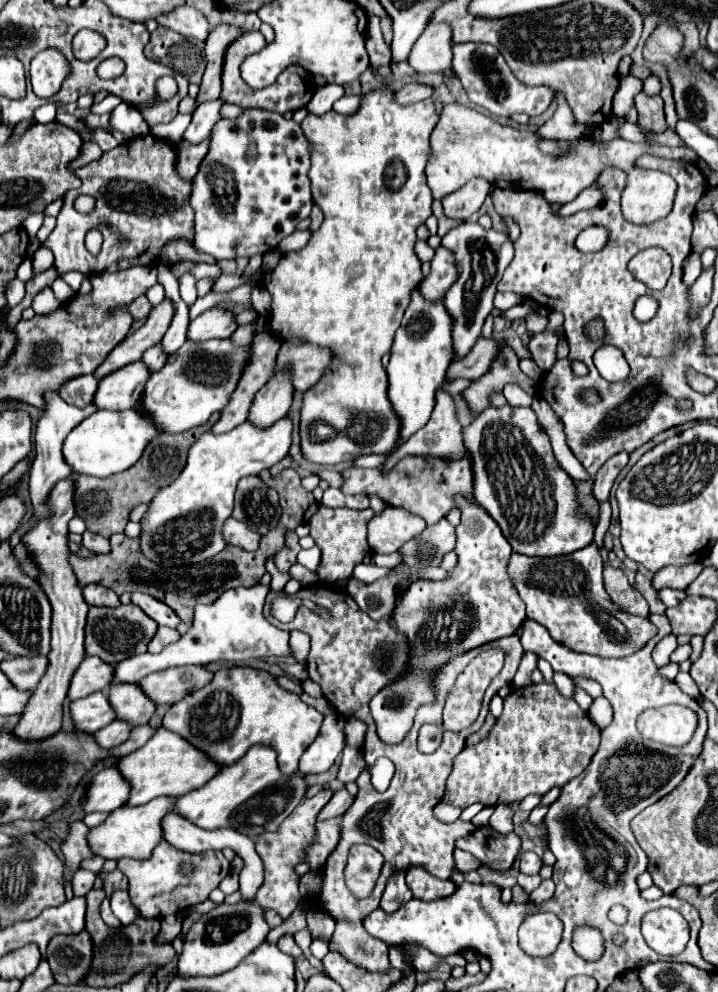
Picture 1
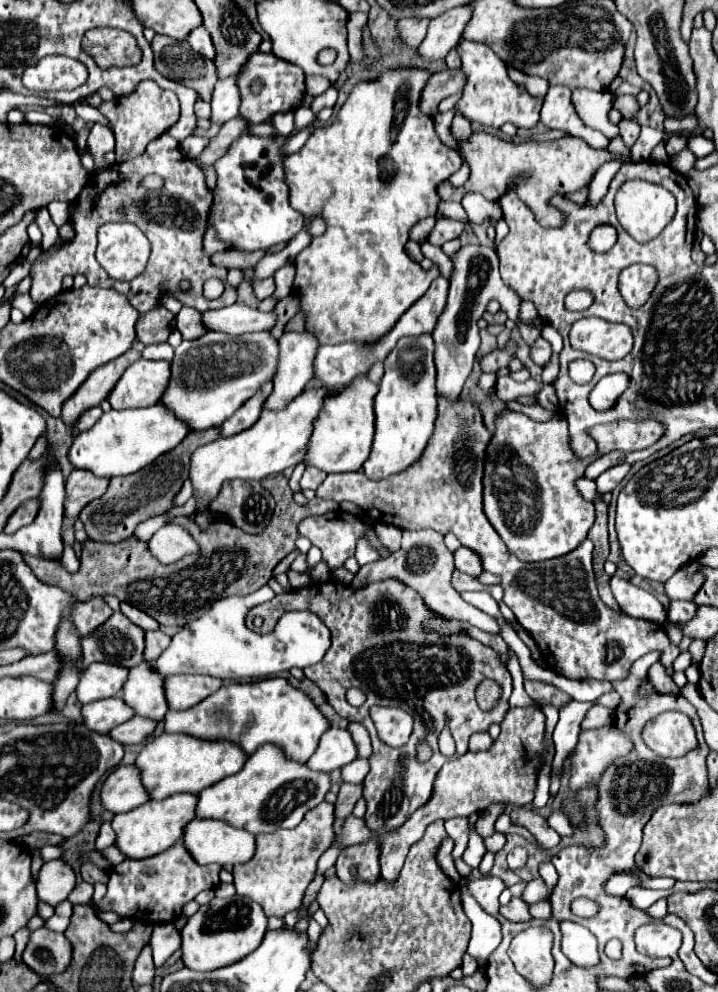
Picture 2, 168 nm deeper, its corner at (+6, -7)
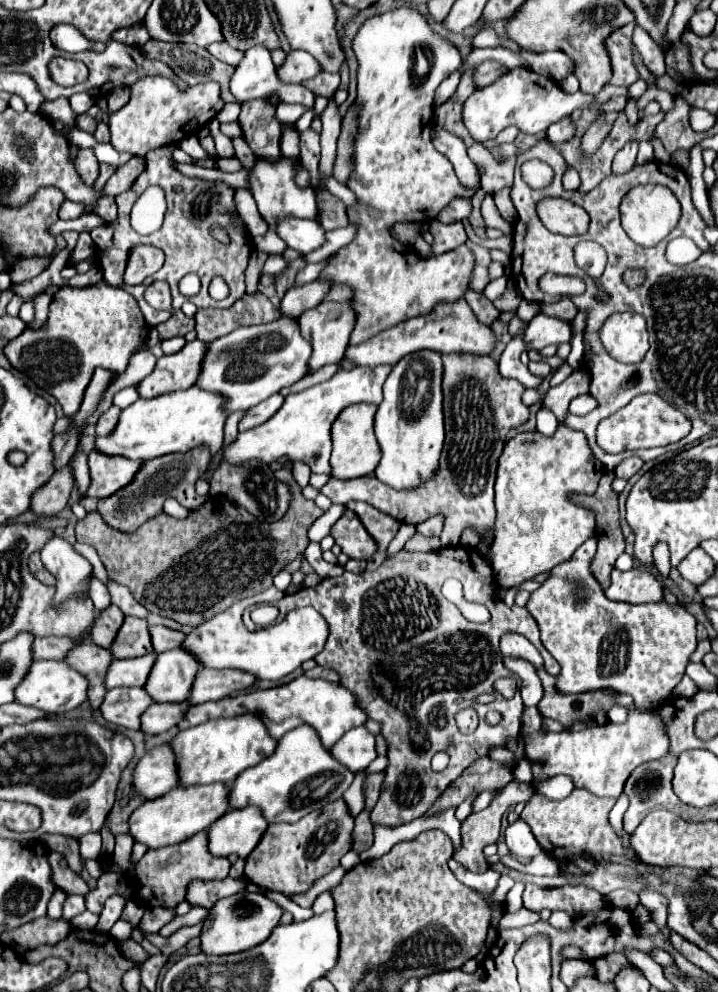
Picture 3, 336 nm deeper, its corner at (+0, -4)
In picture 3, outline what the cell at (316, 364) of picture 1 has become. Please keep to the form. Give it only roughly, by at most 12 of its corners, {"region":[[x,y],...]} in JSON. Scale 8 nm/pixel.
{"region":[[464,298],[350,346],[358,366],[418,350],[490,354],[492,326]]}

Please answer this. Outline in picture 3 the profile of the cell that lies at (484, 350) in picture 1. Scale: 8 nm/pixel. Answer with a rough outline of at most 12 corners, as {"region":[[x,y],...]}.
{"region":[[538,314],[526,328],[528,348],[572,340],[566,320]]}

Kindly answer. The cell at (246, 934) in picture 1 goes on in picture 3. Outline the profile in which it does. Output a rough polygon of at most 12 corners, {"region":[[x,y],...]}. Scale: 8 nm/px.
{"region":[[262,892],[222,898],[202,930],[206,954],[262,944],[284,910]]}

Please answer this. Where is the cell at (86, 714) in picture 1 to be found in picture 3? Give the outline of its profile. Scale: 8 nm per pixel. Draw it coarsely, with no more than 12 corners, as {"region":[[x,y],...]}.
{"region":[[144,688],[108,690],[108,722],[138,730],[154,698]]}

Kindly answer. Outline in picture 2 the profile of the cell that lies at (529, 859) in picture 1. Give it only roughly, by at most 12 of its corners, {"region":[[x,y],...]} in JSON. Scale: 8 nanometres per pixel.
{"region":[[514,847],[508,853],[508,865],[512,871],[524,869],[528,851]]}

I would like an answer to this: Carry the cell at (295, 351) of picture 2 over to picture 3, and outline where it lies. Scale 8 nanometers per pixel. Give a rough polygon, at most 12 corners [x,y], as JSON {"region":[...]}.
{"region":[[322,302],[300,314],[312,342],[310,372],[334,364],[350,344],[356,312]]}

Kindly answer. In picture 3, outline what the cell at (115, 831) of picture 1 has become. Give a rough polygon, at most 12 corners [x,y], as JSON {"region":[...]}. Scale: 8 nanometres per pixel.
{"region":[[222,782],[180,786],[130,816],[148,848],[208,830],[230,810]]}

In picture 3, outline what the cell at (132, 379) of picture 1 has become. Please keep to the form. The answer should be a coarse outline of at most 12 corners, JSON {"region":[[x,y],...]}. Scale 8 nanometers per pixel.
{"region":[[196,338],[162,356],[140,396],[194,386],[208,344]]}

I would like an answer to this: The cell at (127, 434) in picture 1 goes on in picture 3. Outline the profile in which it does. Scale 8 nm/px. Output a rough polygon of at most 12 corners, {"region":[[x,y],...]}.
{"region":[[198,386],[140,398],[96,450],[132,460],[208,446],[226,396]]}

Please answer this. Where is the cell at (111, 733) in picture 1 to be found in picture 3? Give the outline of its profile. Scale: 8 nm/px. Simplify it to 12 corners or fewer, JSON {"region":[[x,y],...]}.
{"region":[[156,702],[142,714],[146,734],[162,734],[192,704]]}

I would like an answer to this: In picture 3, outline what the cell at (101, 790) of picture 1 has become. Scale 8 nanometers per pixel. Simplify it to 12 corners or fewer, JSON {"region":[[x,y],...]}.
{"region":[[168,742],[148,750],[134,784],[148,800],[180,786]]}

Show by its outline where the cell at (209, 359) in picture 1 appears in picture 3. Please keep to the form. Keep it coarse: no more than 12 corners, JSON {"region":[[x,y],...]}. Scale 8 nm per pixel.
{"region":[[294,318],[208,344],[196,386],[248,410],[308,376]]}

